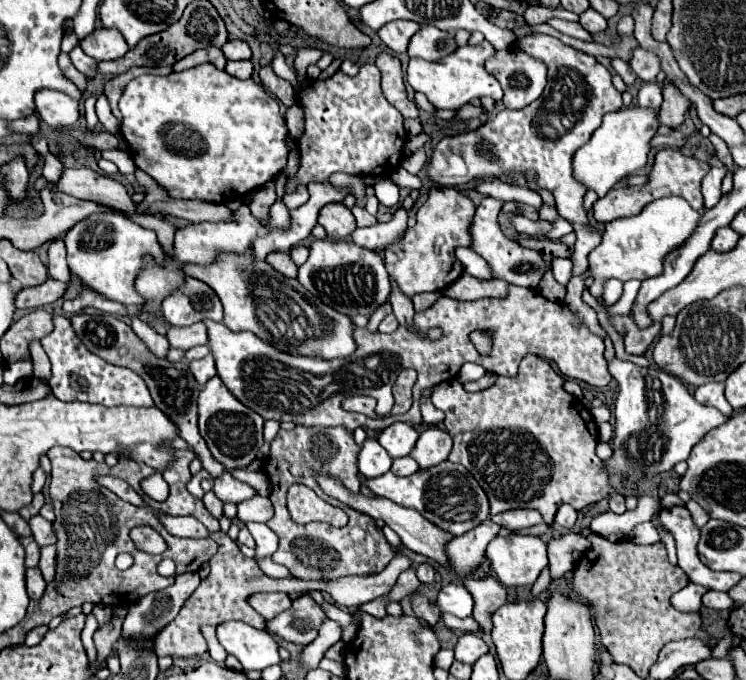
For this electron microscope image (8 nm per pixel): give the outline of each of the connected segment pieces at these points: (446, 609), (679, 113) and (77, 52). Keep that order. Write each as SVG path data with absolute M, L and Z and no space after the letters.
M458 583L458 585L446 585L440 589L436 605L440 607L442 613L452 613L456 617L468 617L472 615L472 607L474 607L474 599L468 593L468 589Z
M668 79L664 81L662 93L664 93L664 103L660 107L660 121L662 121L662 125L672 125L672 127L680 125L684 121L684 113L690 107L690 101Z
M80 47L72 49L70 59L72 59L72 65L74 65L86 79L94 79L94 77L98 75L98 73L96 73L96 69L98 69L98 61L92 59L92 57L88 57Z

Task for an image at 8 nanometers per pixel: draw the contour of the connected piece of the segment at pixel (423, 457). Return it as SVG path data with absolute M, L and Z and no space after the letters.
M426 427L420 433L420 439L416 441L416 447L412 449L412 457L418 461L420 469L434 467L448 459L452 449L452 437L442 431L440 427Z

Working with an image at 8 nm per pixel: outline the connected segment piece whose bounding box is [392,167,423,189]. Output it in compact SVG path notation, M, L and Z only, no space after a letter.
M398 167L394 173L394 181L400 185L400 187L410 187L410 189L420 189L422 187L422 181L416 177L416 175L410 175L406 169Z

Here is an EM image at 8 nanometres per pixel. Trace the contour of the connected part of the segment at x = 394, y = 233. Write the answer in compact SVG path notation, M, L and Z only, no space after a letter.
M396 209L394 219L388 223L376 223L374 227L356 227L354 229L354 243L368 245L370 249L384 249L388 243L398 241L400 233L404 233L408 221L408 213L404 209Z

